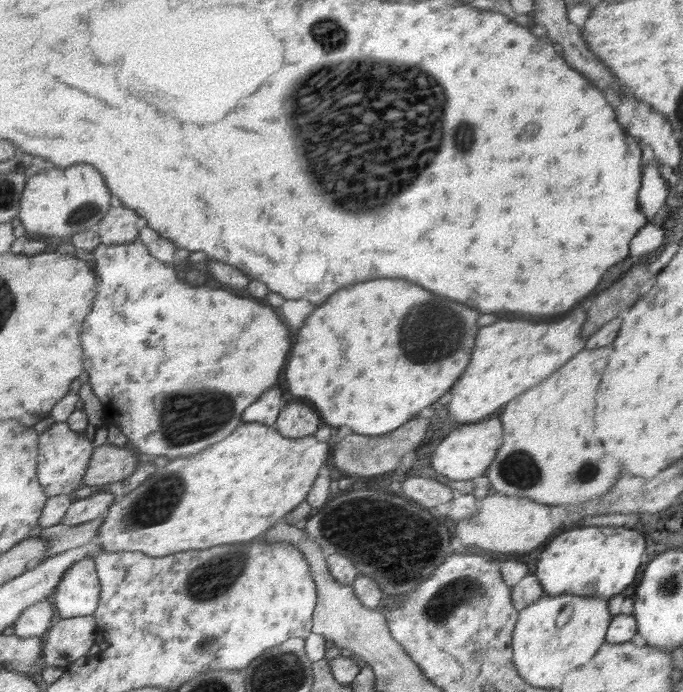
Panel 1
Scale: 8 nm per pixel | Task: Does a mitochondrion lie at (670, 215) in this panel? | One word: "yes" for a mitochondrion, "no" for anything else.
no

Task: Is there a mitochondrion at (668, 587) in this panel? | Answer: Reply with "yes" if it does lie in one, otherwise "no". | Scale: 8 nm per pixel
yes

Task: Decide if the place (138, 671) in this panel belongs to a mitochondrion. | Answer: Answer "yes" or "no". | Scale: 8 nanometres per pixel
no

